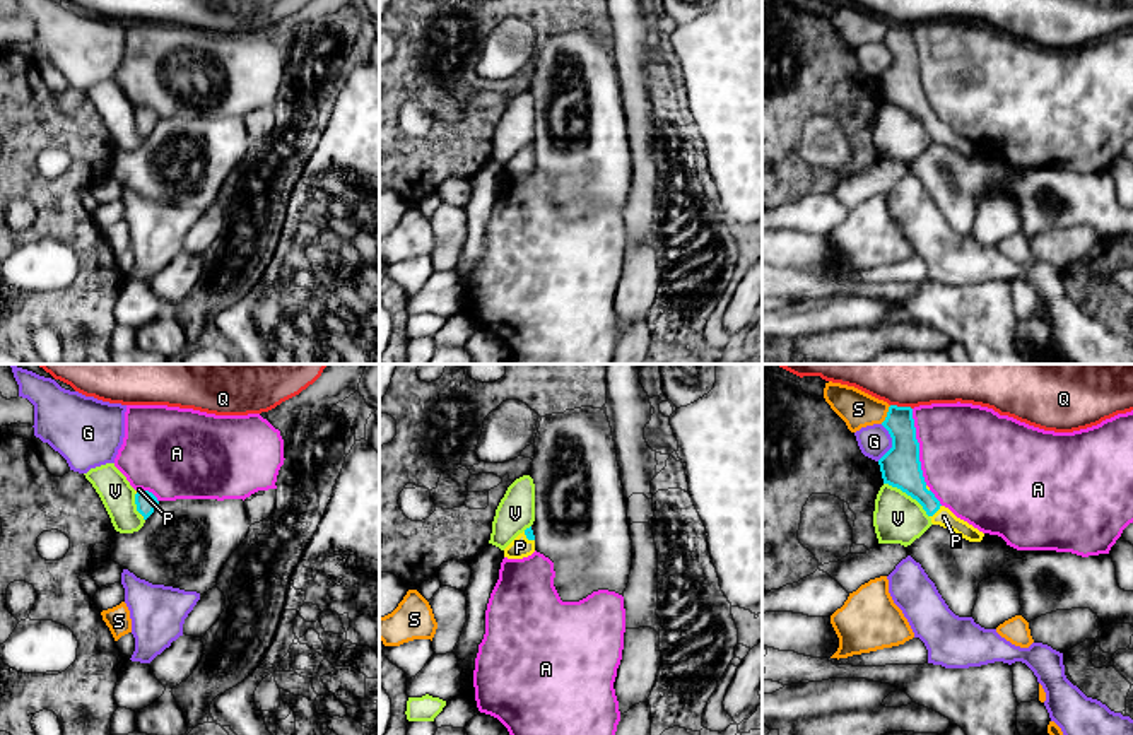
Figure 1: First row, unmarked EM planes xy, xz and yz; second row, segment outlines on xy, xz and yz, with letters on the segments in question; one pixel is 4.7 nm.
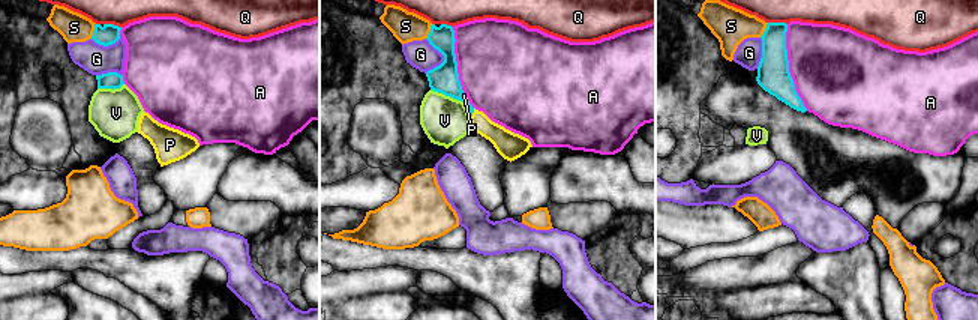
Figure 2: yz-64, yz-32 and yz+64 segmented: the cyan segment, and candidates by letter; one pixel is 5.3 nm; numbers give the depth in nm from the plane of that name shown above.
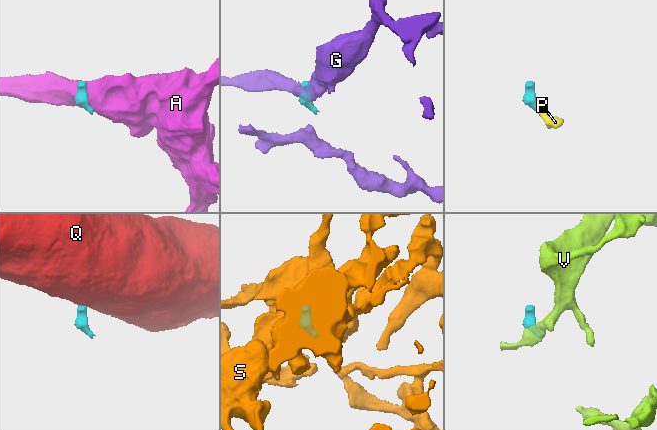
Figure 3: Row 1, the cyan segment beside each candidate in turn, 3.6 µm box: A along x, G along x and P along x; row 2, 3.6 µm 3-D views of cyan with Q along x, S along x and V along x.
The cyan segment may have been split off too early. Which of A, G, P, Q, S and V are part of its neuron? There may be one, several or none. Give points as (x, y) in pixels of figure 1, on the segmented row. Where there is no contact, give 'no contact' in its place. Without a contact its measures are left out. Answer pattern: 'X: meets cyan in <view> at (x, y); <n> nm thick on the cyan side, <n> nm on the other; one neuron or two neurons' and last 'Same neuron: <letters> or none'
A: meets cyan in yz at (918, 446); 190 nm thick on the cyan side, 460 nm on the other; two neurons
G: meets cyan in yz at (892, 443); 190 nm thick on the cyan side, 150 nm on the other; two neurons
P: meets cyan in yz at (935, 511); 170 nm thick on the cyan side, 90 nm on the other; one neuron
Q: meets cyan in yz at (901, 407); 160 nm thick on the cyan side, 400 nm on the other; two neurons
S: meets cyan in yz at (887, 414); 180 nm thick on the cyan side, 170 nm on the other; two neurons
V: meets cyan in yz at (908, 494); 190 nm thick on the cyan side, 240 nm on the other; two neurons
Same neuron: P

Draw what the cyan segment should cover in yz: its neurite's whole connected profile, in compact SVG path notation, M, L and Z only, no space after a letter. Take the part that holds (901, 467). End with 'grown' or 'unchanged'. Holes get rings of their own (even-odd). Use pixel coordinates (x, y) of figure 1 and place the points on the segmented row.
M890 405L882 426L892 438L892 448L878 460L884 484L897 487L916 499L933 525L948 528L969 542L981 542L984 533L942 506L926 485L919 462L913 409Z; grown

